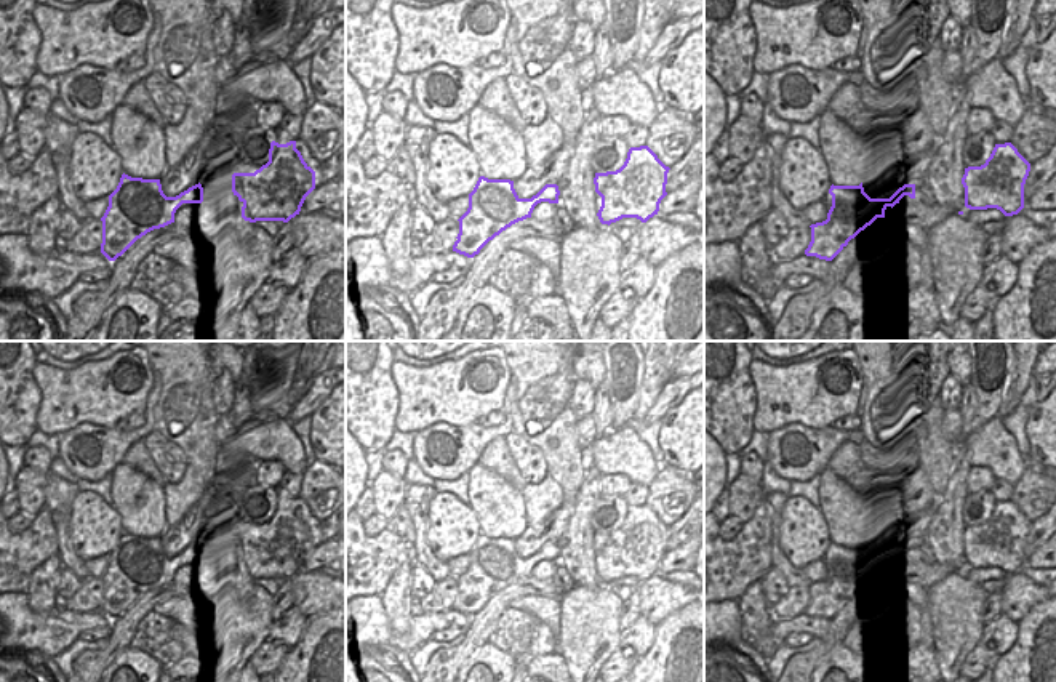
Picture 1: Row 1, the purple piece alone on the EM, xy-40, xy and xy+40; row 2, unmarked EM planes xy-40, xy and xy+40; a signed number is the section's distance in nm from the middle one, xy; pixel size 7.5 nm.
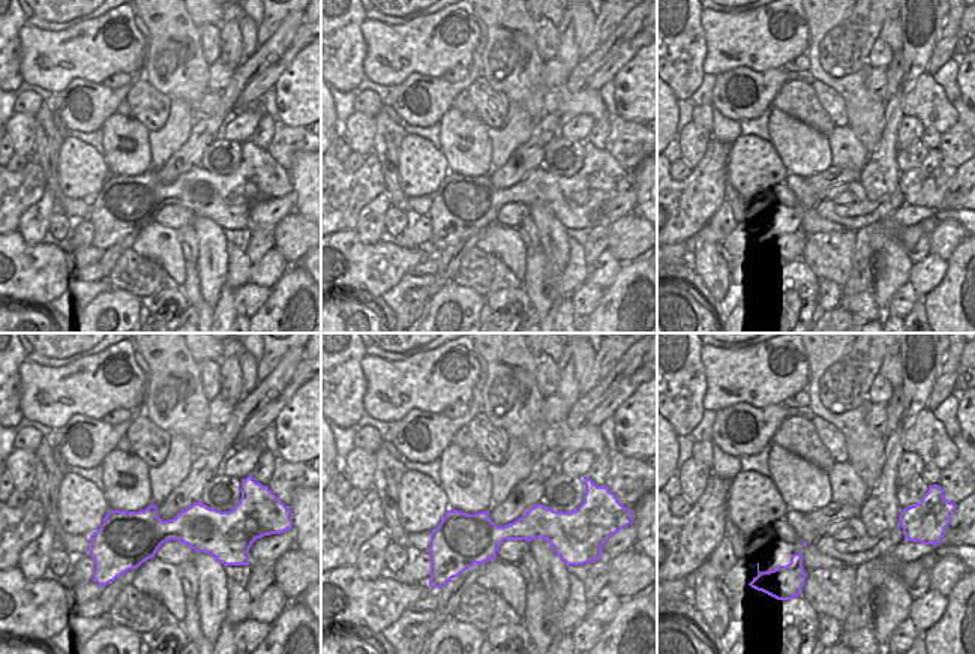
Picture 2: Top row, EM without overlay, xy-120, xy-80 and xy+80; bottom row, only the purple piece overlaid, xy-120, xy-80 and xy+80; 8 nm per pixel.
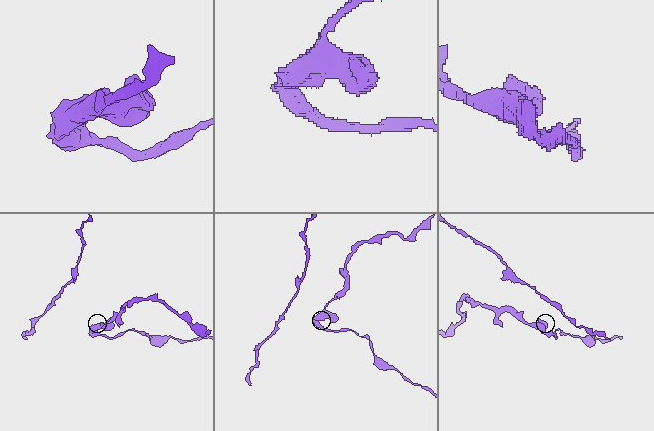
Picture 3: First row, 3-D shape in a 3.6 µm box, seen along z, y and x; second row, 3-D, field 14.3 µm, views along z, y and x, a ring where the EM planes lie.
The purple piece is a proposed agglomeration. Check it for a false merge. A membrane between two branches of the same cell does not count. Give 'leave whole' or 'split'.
split

